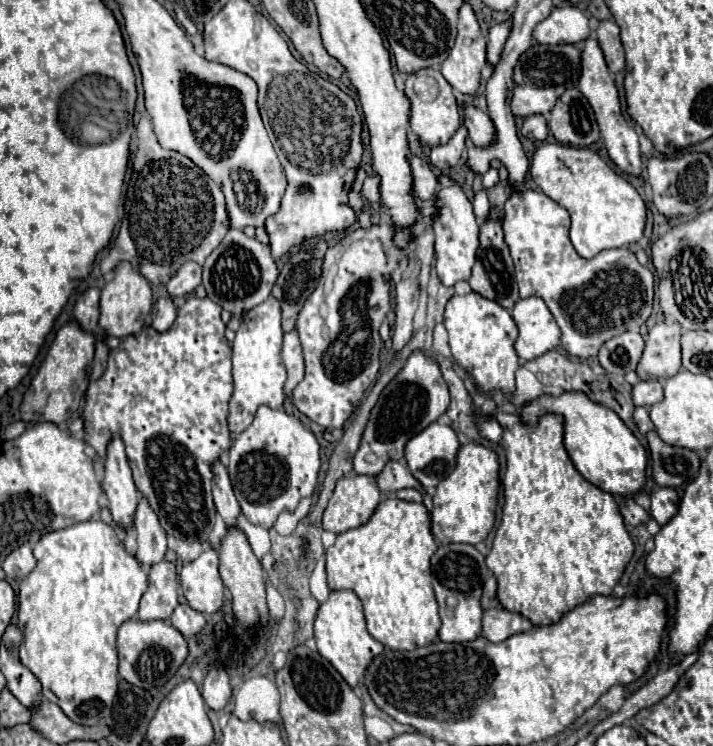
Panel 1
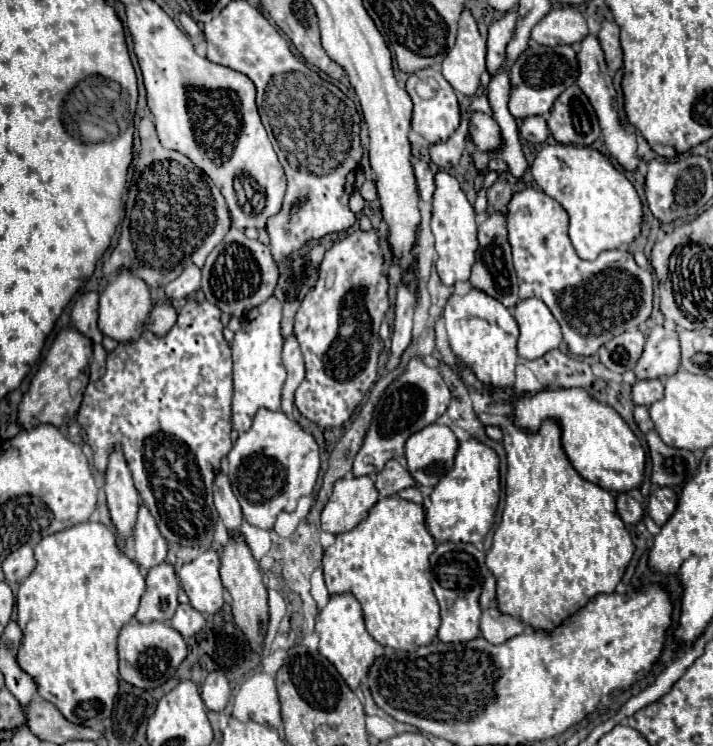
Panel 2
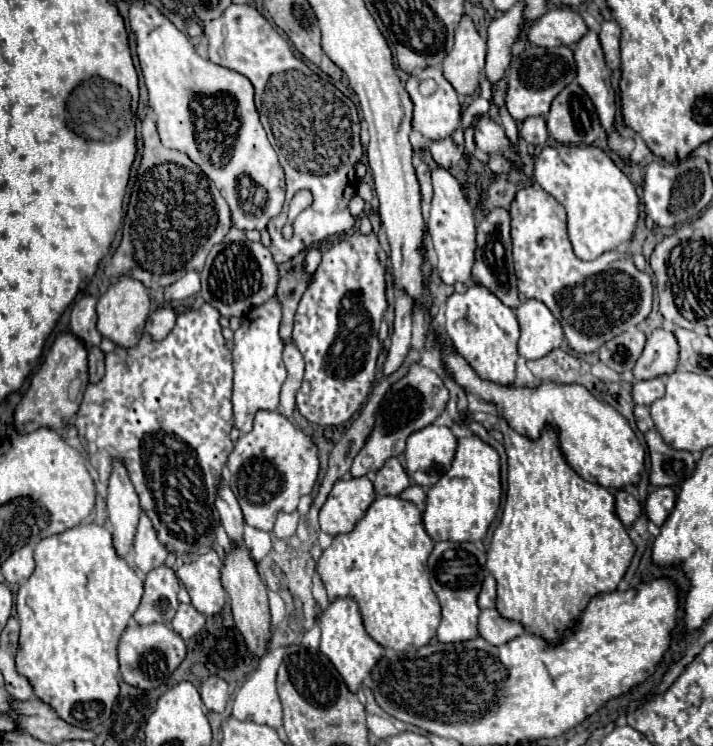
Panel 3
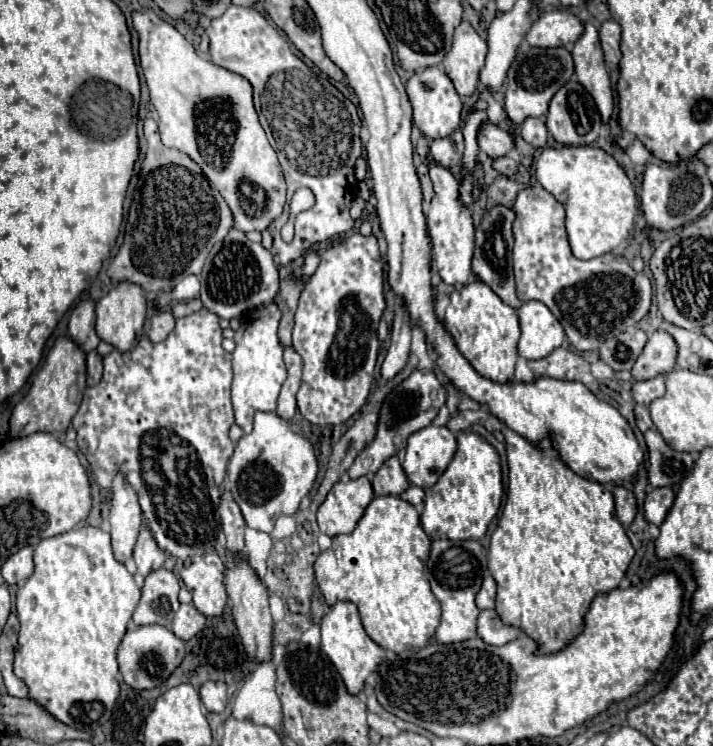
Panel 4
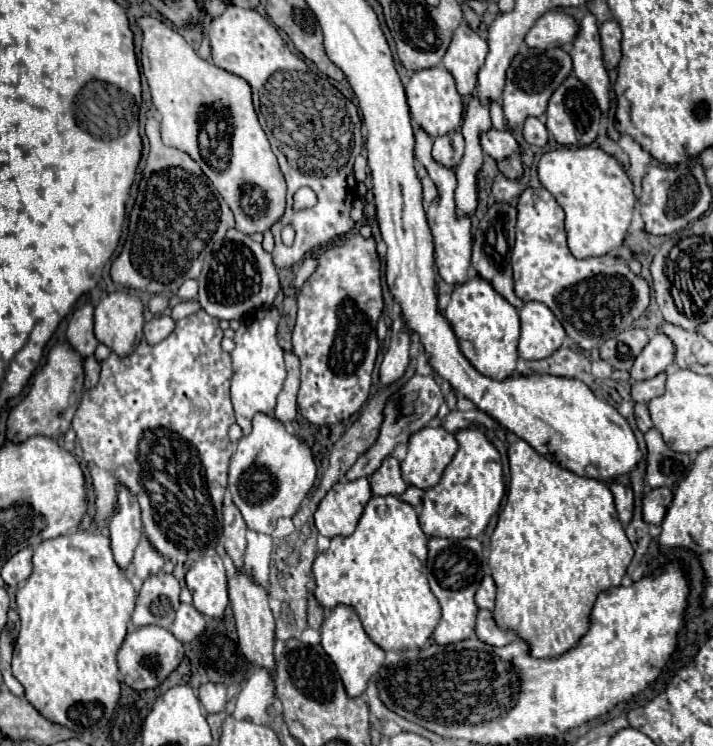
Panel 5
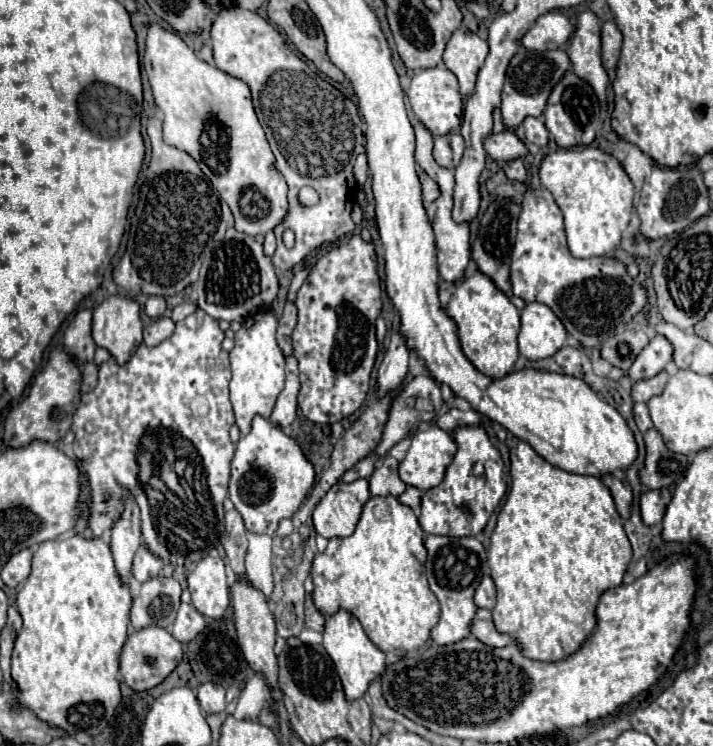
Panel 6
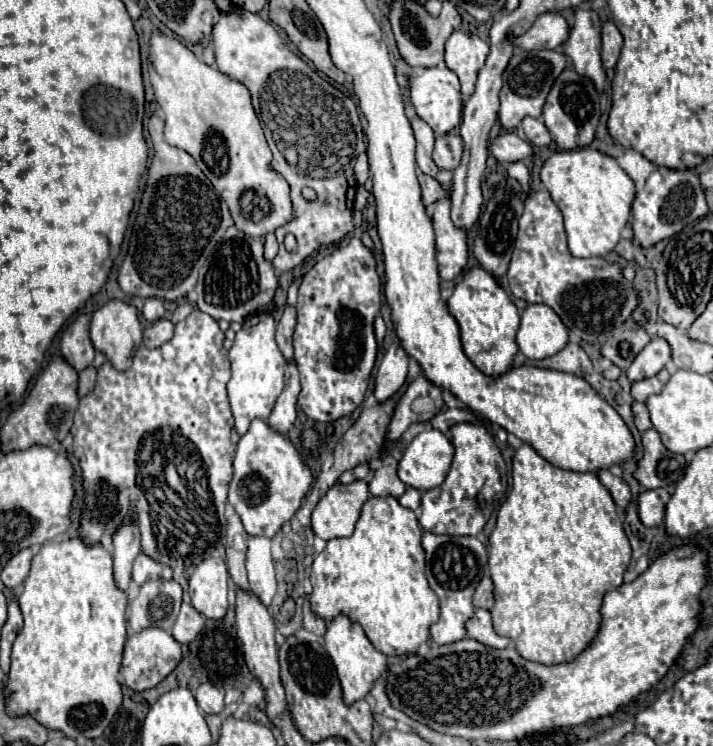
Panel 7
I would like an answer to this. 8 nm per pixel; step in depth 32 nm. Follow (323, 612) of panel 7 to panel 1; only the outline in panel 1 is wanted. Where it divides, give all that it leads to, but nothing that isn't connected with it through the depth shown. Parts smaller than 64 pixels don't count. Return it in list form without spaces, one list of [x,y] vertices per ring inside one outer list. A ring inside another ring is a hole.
[[[398,498],[382,500],[374,516],[360,528],[338,534],[336,544],[326,550],[326,572],[328,586],[334,590],[352,588],[364,604],[364,614],[368,622],[368,632],[394,650],[414,650],[418,646],[428,646],[440,630],[438,604],[432,590],[430,578],[430,558],[438,550],[434,534],[430,534],[430,510],[424,504],[402,502]]]

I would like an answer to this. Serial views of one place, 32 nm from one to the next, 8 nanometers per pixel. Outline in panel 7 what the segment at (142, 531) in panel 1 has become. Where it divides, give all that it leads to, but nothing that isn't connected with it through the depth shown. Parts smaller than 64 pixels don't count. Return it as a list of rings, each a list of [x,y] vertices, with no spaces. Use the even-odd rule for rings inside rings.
[[[138,554],[136,560],[134,560],[134,570],[132,570],[132,578],[138,582],[138,584],[144,584],[148,580],[154,580],[158,578],[162,572],[162,564],[160,562],[154,562],[152,558],[146,558],[146,554]]]

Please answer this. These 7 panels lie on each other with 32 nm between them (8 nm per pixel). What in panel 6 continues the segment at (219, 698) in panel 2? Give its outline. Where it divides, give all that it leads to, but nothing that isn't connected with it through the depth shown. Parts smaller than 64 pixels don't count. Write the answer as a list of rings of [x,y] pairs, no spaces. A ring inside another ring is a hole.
[[[202,684],[198,688],[198,702],[206,714],[224,712],[226,708],[226,690],[222,684]]]

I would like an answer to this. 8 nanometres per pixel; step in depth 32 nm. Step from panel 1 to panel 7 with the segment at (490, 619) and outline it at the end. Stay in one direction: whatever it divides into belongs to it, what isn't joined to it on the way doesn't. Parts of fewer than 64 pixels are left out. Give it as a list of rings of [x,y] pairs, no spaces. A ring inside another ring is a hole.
[[[478,608],[474,612],[474,616],[468,620],[466,624],[466,630],[468,630],[468,636],[490,646],[490,648],[506,648],[510,646],[510,638],[506,636],[498,636],[494,626],[492,626],[492,620],[490,620],[490,612],[488,610],[482,610]]]

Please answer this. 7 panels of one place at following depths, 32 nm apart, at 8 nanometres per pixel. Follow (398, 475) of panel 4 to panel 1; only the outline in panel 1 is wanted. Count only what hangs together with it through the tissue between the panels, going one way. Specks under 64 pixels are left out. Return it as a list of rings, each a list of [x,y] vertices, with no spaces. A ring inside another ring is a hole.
[[[388,462],[388,464],[384,466],[384,470],[376,476],[376,480],[378,480],[378,488],[380,488],[382,494],[398,492],[398,490],[402,490],[402,488],[414,488],[414,490],[426,494],[424,488],[422,488],[422,484],[410,474],[408,468],[402,466],[400,462]]]

